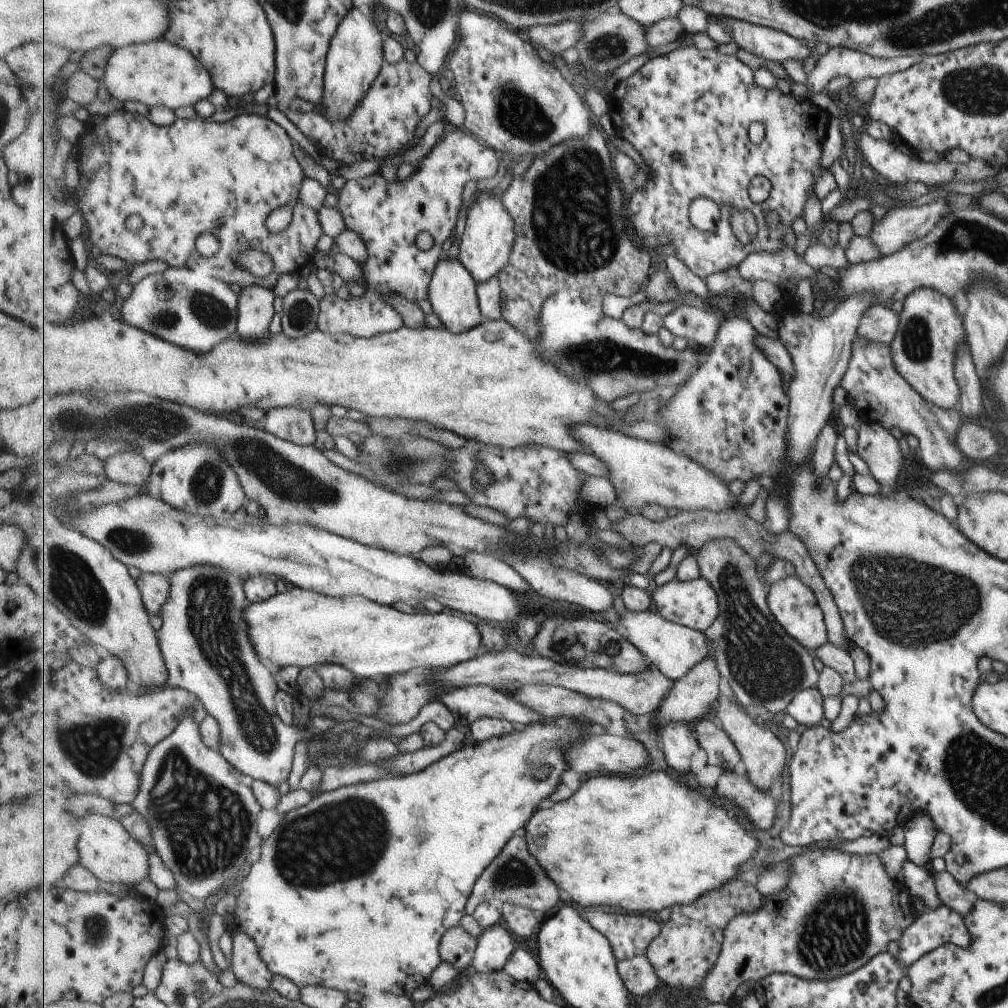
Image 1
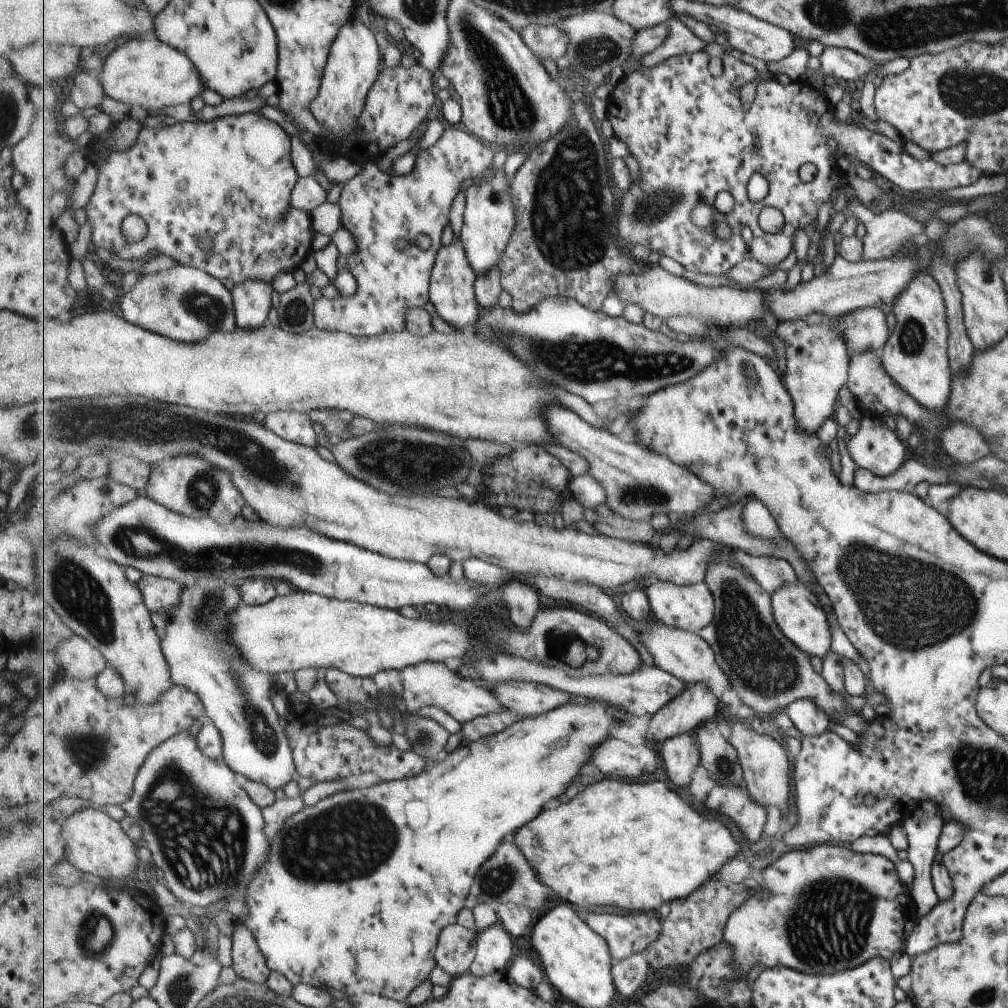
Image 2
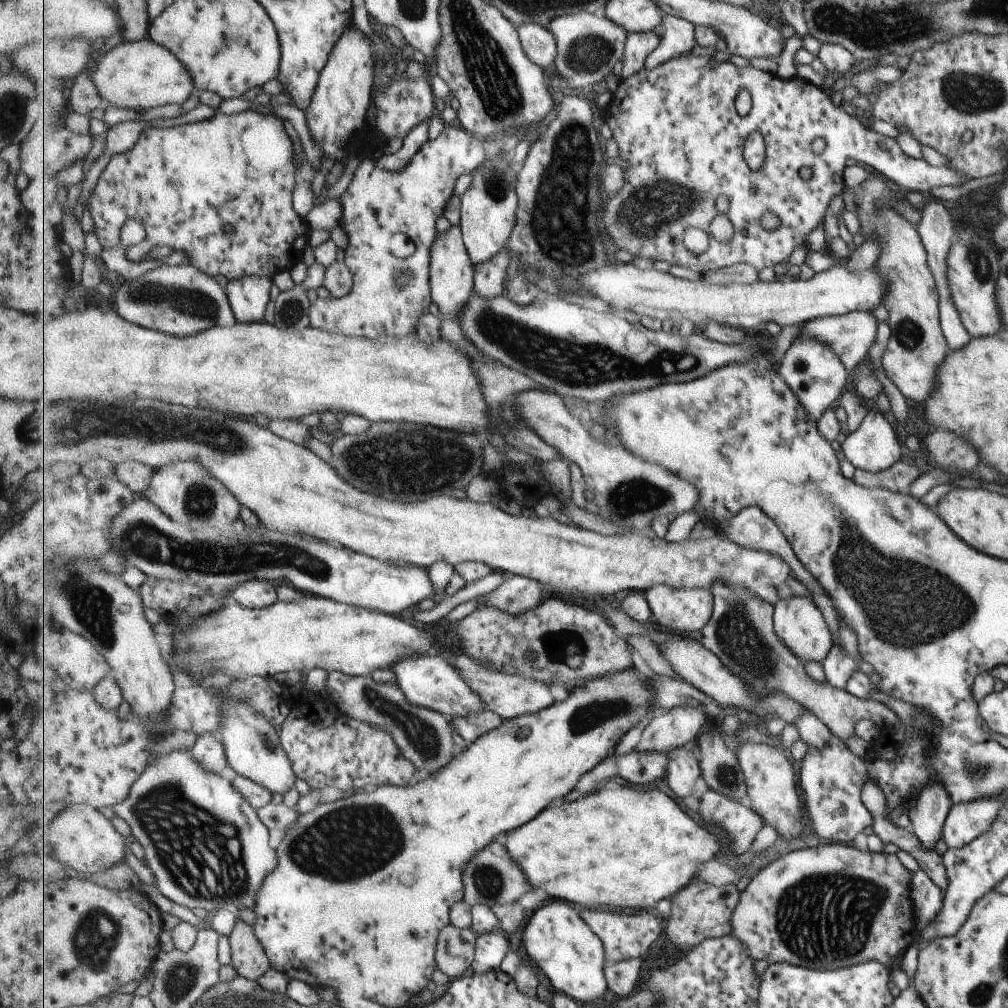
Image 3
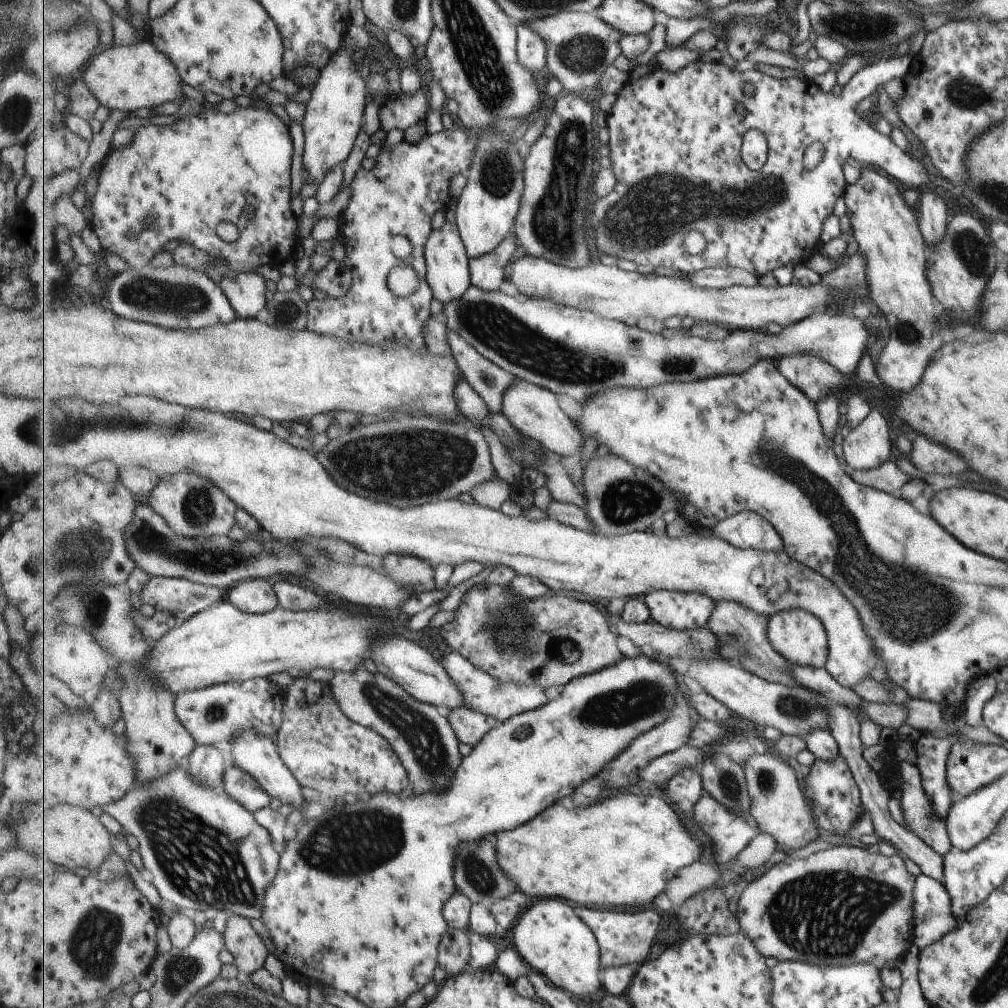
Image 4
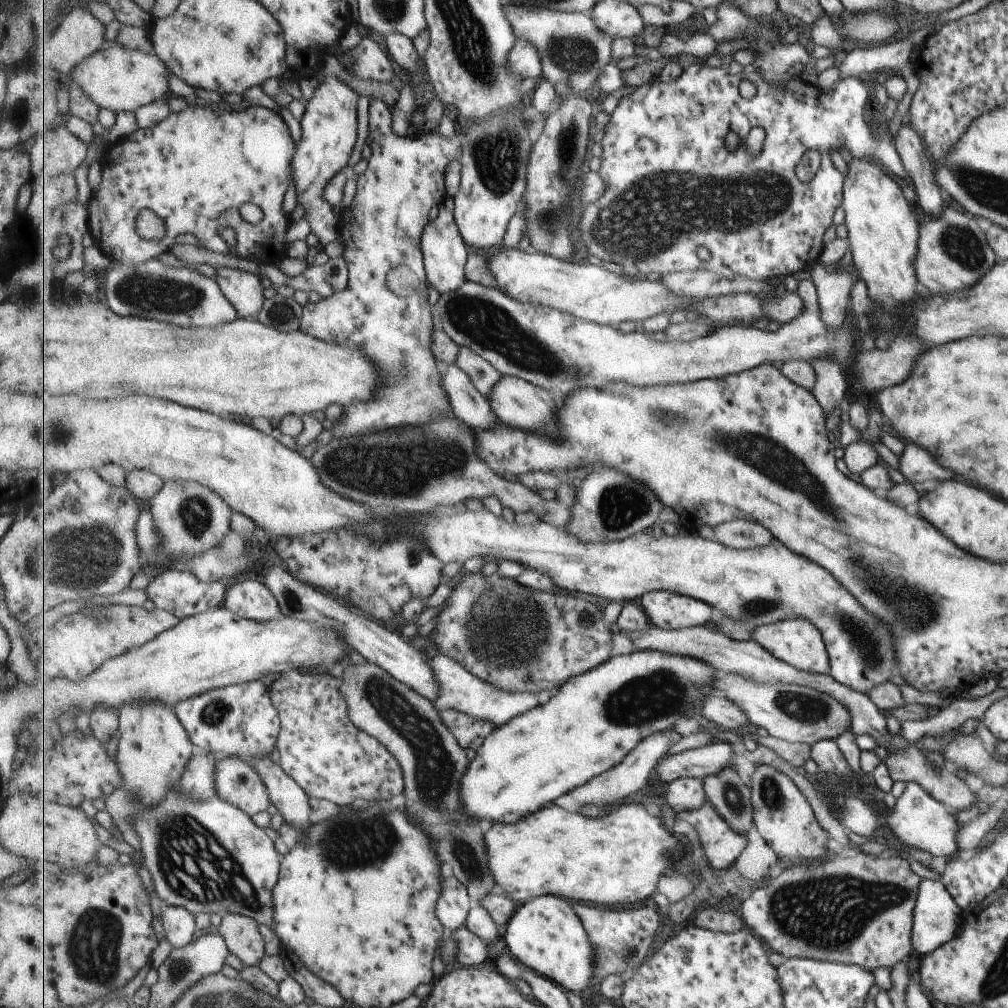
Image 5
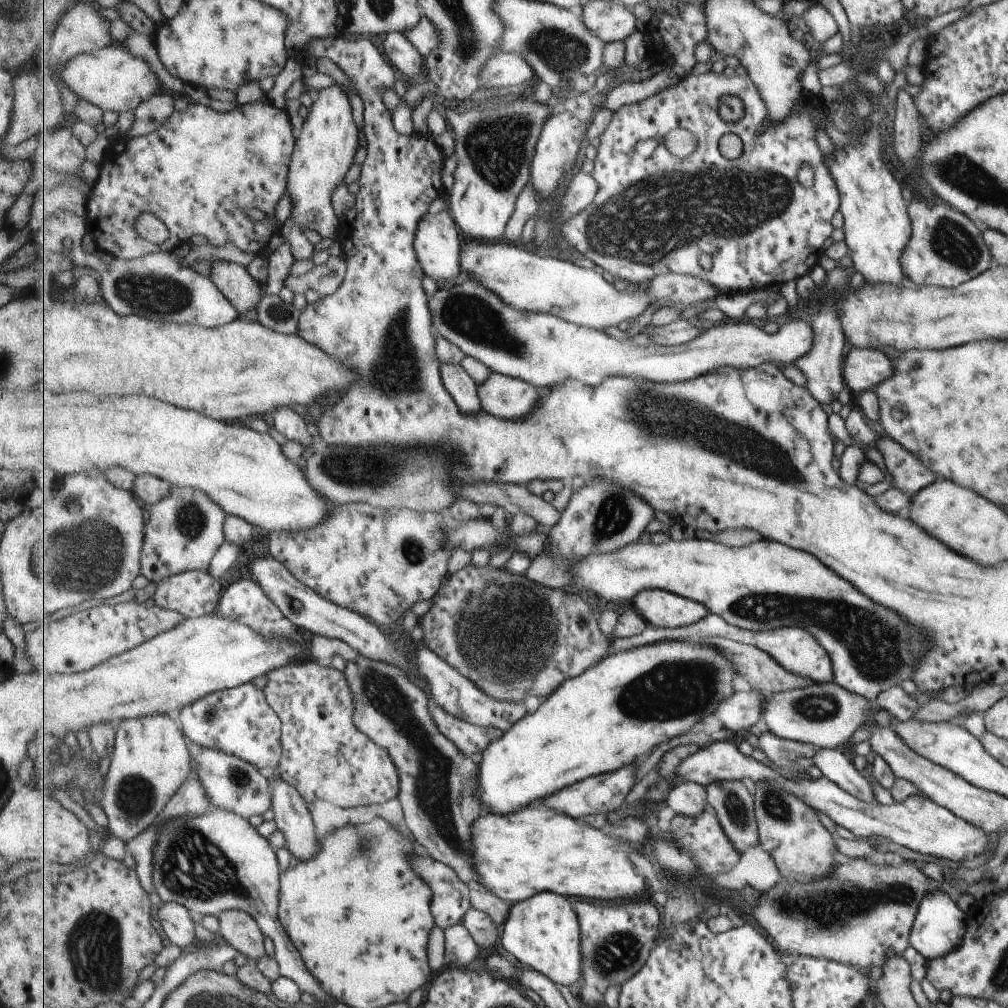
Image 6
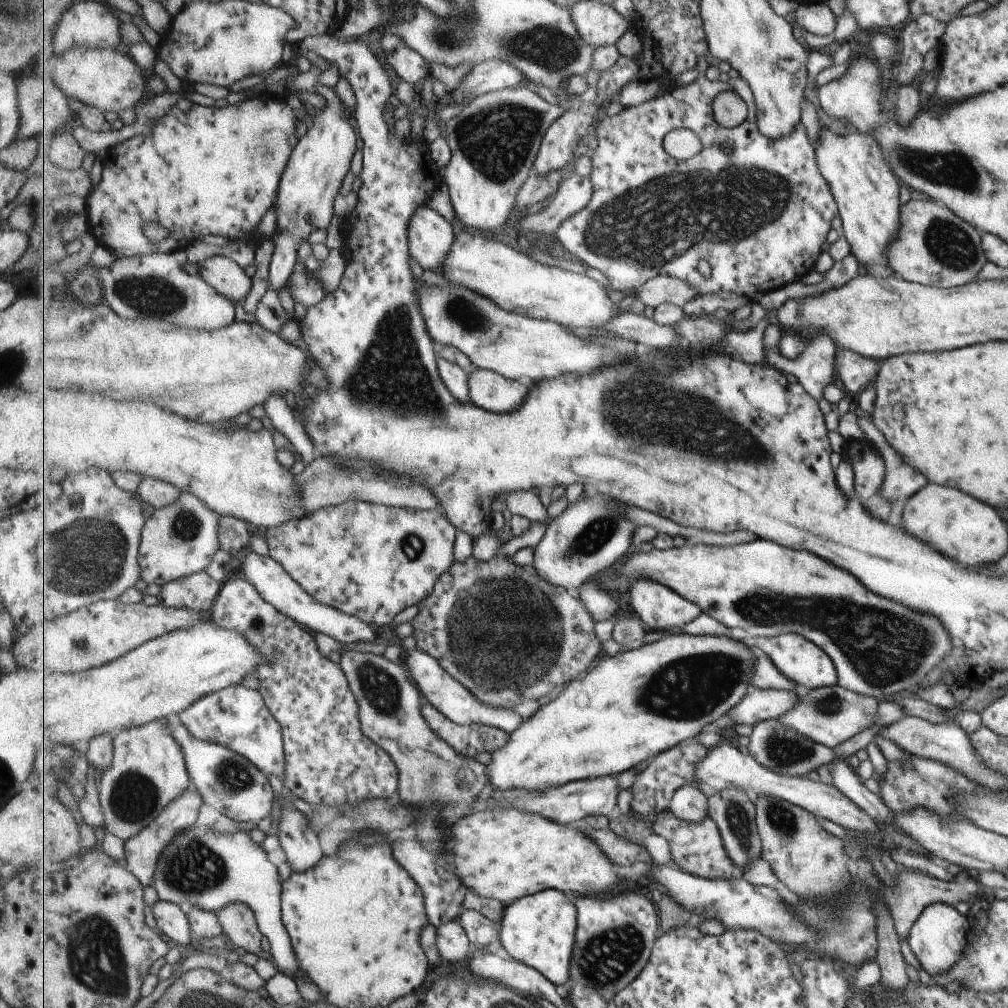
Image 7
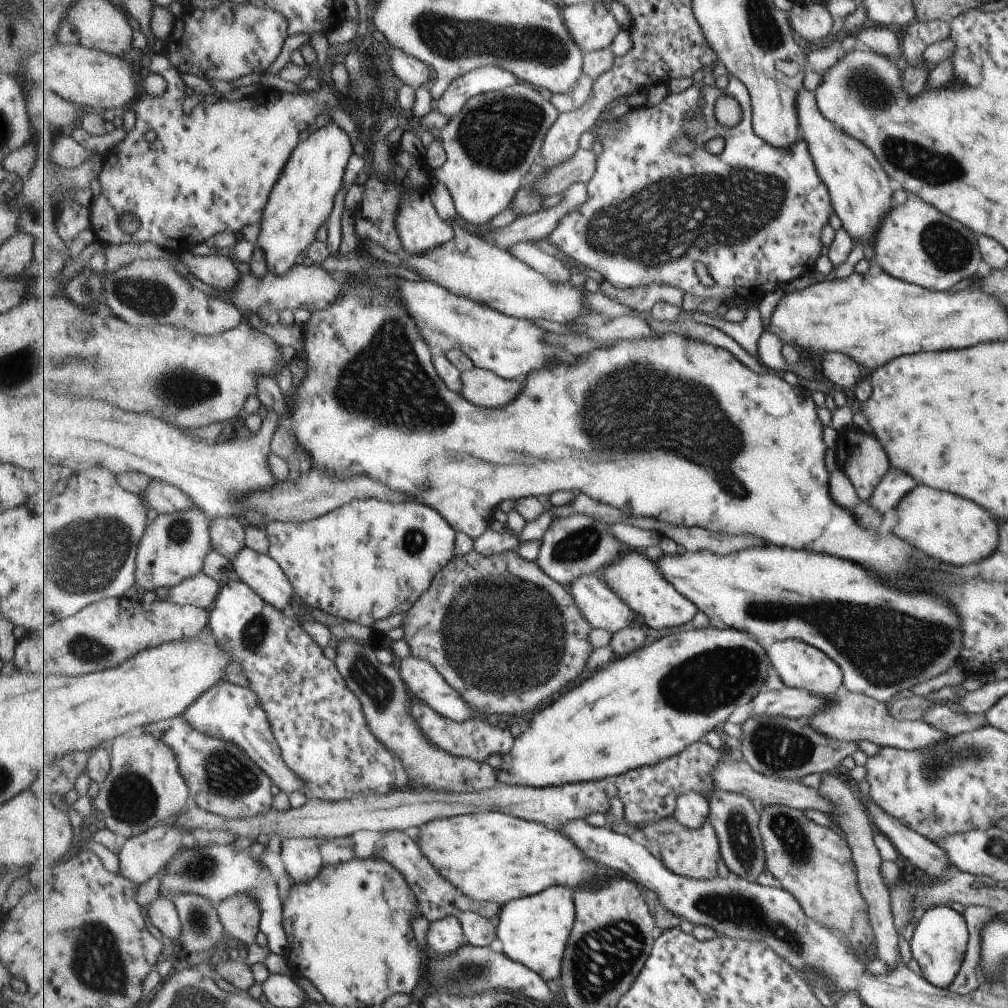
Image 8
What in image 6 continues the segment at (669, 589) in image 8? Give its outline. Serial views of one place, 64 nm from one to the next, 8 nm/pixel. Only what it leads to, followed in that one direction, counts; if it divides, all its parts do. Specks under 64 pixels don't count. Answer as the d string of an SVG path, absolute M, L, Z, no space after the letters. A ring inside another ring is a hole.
M646 589L634 601L640 614L655 628L682 628L712 613L705 604L666 589Z

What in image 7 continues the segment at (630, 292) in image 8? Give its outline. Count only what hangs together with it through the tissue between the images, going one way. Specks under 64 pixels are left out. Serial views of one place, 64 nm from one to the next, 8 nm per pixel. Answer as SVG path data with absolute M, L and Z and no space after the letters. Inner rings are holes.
M669 276L652 279L644 287L633 291L636 291L636 308L638 309L646 306L652 306L652 308L657 309L664 303L677 304L683 307L699 294L703 294L686 284L686 281Z

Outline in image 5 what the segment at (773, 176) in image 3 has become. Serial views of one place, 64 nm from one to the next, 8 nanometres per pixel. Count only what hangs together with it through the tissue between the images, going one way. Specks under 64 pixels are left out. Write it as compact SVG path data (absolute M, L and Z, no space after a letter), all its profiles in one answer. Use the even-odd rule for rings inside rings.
M694 63L689 66L687 71L684 71L682 78L671 83L664 83L658 80L655 83L648 83L641 87L636 87L636 92L625 98L620 103L618 110L611 115L610 123L605 130L605 137L602 140L603 156L601 168L598 171L607 182L606 194L598 200L598 202L590 203L586 206L585 213L581 218L579 230L585 242L585 246L590 255L597 256L605 262L616 262L622 264L624 273L633 277L650 276L650 274L661 274L663 276L675 272L696 272L696 271L712 271L718 273L722 278L741 277L742 275L750 277L755 281L760 282L776 282L780 276L792 276L810 270L814 267L812 262L816 262L821 258L822 252L822 236L826 234L826 230L832 226L832 214L836 212L836 208L842 202L842 188L845 188L845 178L840 174L834 164L828 158L828 150L835 148L838 151L838 146L844 144L848 148L850 154L857 159L862 157L870 157L880 166L886 166L890 172L899 177L908 177L903 167L900 155L896 150L894 141L889 142L888 139L876 140L870 134L870 120L865 120L865 117L872 117L867 104L871 96L872 84L871 79L876 79L880 73L872 75L863 74L861 77L844 77L840 79L830 92L824 92L819 88L815 88L812 84L806 84L802 81L791 81L788 85L773 85L765 79L762 73L758 71L744 72L737 75L732 75L728 69L721 67L707 67L705 64ZM744 80L750 80L756 87L757 93L751 99L744 98L740 92L740 86ZM756 127L764 127L767 130L767 139L764 145L762 154L751 155L749 153L749 138L751 132ZM730 132L738 134L742 140L742 145L736 154L730 154L726 148L726 136ZM808 150L818 150L821 154L821 163L814 178L808 184L802 183L798 176L798 164L802 162L802 156ZM700 246L702 248L710 248L711 254L716 258L716 270L714 271L714 258L708 262L704 262L700 258Z

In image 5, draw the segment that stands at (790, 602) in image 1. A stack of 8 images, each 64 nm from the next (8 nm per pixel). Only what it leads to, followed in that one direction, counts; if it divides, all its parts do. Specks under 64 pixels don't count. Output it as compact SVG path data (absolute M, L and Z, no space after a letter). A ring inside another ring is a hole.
M802 619L780 621L775 625L764 625L755 630L753 640L760 643L774 656L807 673L829 675L831 671L828 649L821 632L813 624Z

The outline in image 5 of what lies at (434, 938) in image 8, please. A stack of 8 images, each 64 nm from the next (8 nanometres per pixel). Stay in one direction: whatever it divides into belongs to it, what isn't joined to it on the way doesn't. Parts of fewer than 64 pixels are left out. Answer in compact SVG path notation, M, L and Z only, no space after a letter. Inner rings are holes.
M466 926L457 931L450 932L450 936L459 943L459 953L457 962L464 966L480 966L488 962L490 958L490 948L485 940L482 940L472 929Z

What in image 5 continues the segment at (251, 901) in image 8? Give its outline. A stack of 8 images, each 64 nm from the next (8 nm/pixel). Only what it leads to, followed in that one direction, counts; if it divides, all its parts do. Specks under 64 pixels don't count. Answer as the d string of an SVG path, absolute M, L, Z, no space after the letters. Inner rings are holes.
M244 913L224 914L220 934L227 940L232 953L246 966L259 965L266 956L266 940L260 932L260 923Z

